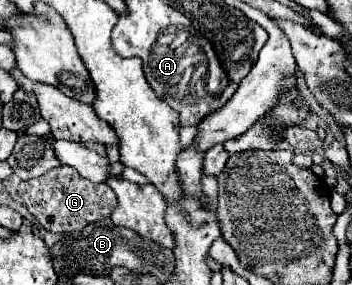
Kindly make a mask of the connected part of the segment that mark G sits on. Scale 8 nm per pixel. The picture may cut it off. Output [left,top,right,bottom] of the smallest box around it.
[17,166,117,232]

